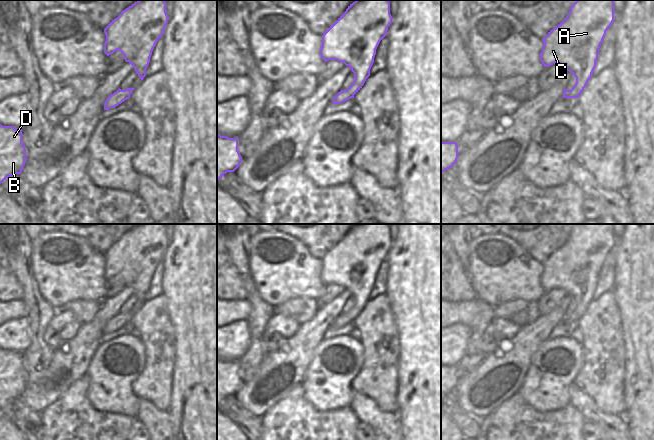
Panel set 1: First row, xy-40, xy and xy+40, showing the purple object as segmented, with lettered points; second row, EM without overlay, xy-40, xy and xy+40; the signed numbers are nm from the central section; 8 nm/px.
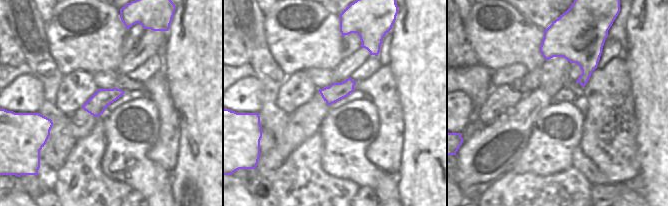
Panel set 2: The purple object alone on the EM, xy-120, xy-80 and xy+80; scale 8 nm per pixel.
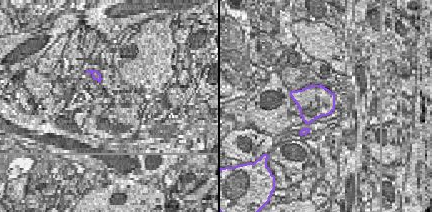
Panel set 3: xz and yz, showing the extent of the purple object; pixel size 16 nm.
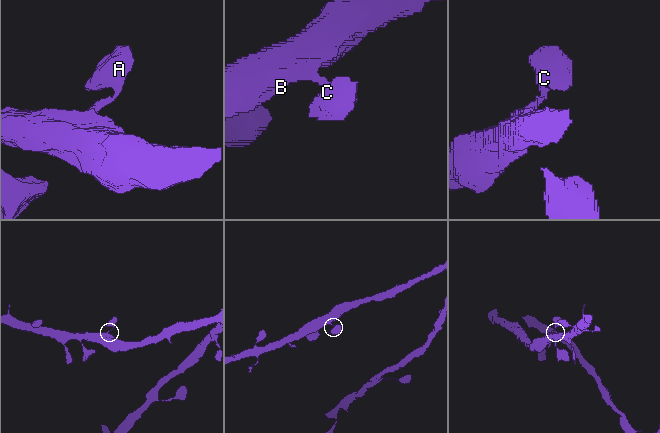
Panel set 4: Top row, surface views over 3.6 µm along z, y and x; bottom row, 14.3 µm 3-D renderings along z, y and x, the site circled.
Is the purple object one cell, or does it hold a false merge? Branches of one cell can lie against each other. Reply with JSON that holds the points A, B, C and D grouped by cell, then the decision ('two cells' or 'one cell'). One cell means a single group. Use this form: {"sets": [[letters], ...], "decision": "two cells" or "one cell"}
{"sets": [["A", "B", "C", "D"]], "decision": "one cell"}

